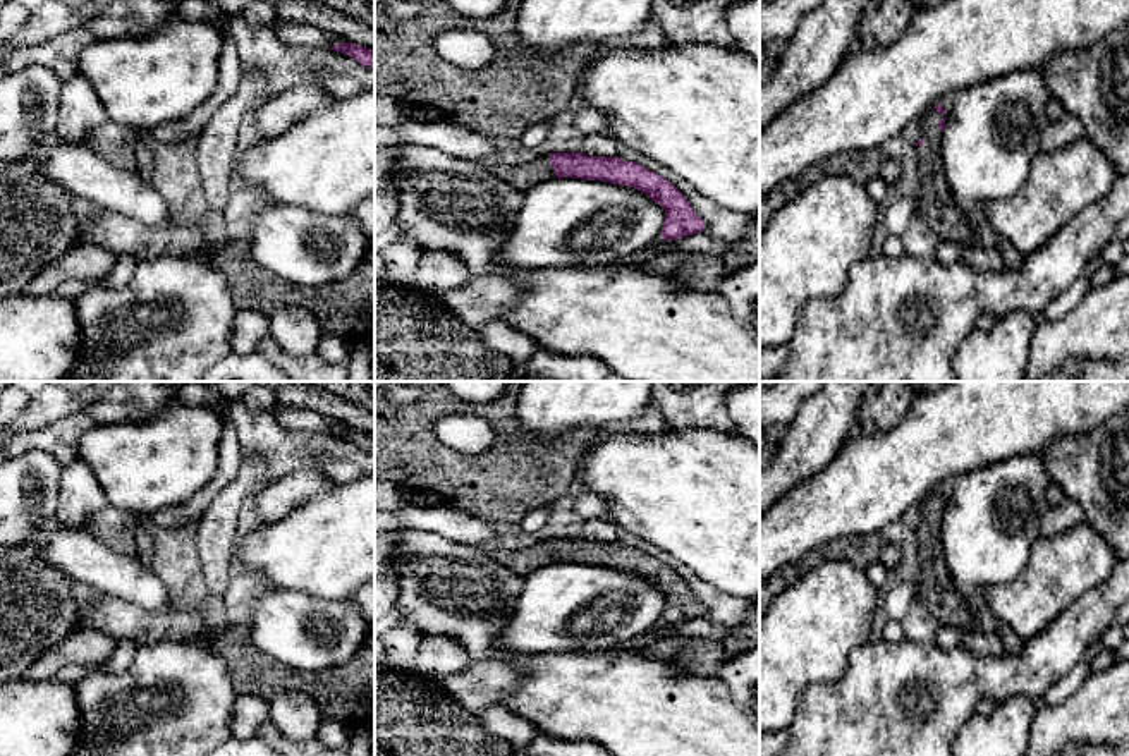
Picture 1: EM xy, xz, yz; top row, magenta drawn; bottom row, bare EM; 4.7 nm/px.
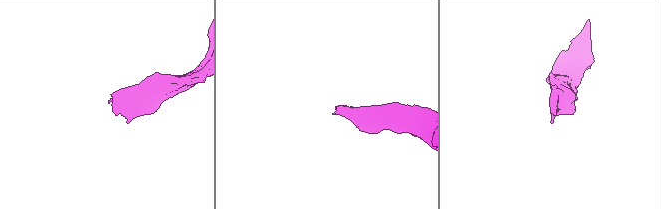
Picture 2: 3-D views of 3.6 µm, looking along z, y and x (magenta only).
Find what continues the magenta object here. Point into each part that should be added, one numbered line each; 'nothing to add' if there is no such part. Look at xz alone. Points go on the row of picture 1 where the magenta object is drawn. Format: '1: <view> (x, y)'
1: xz (524, 176)

